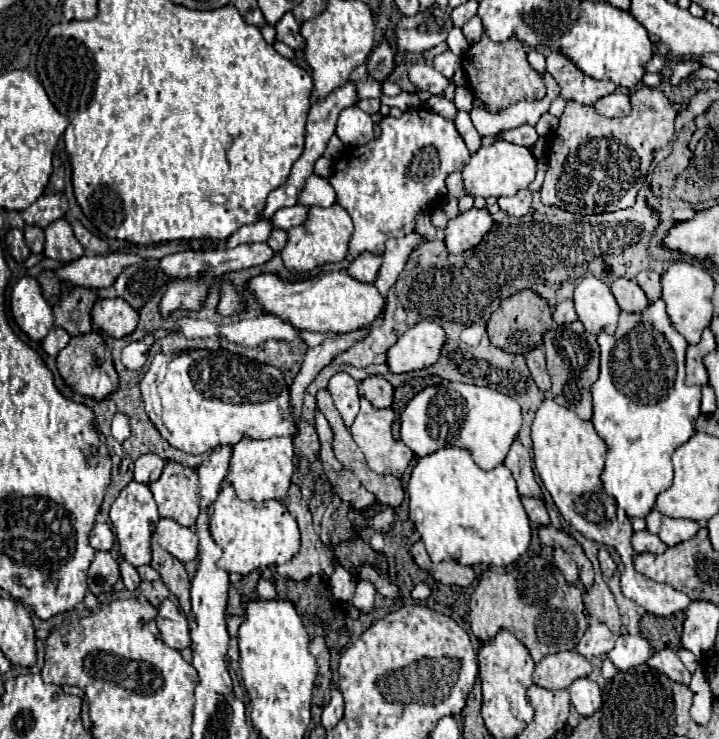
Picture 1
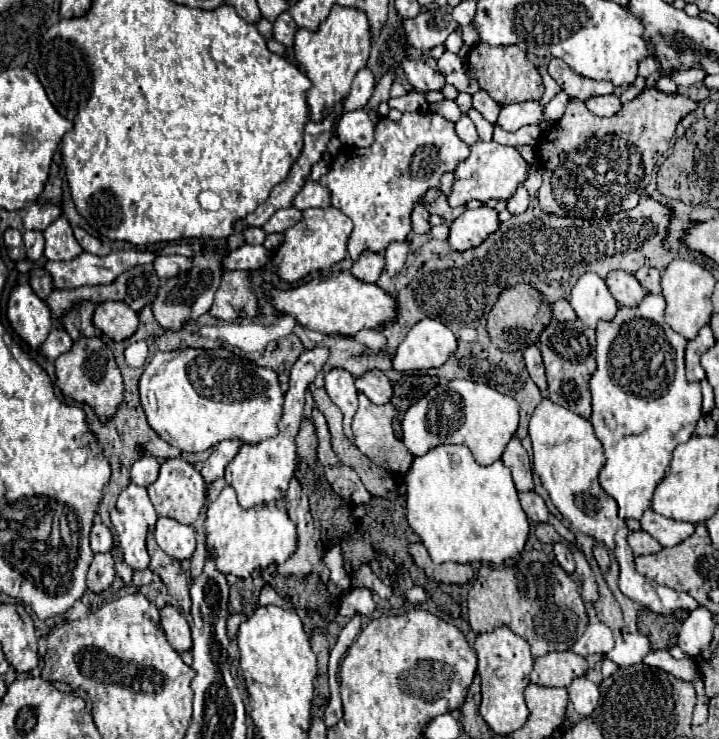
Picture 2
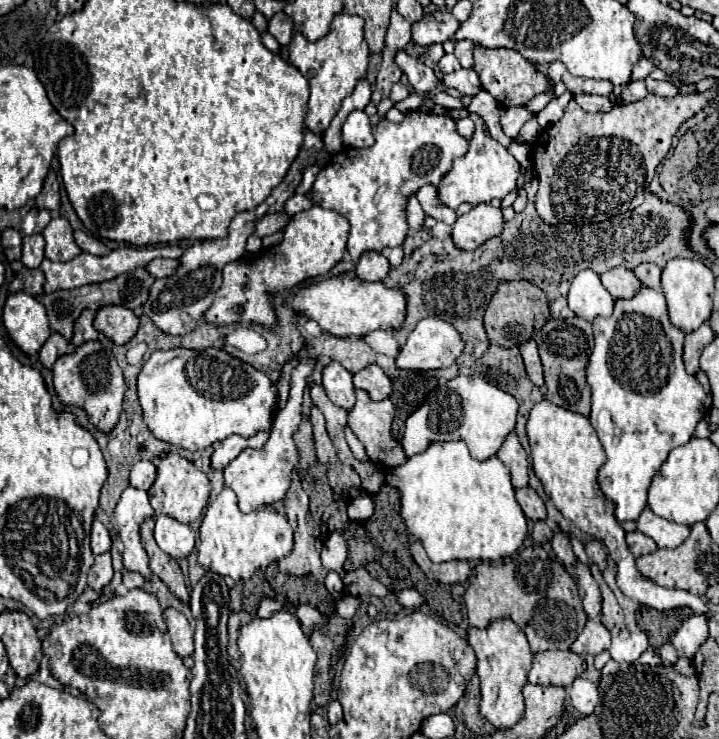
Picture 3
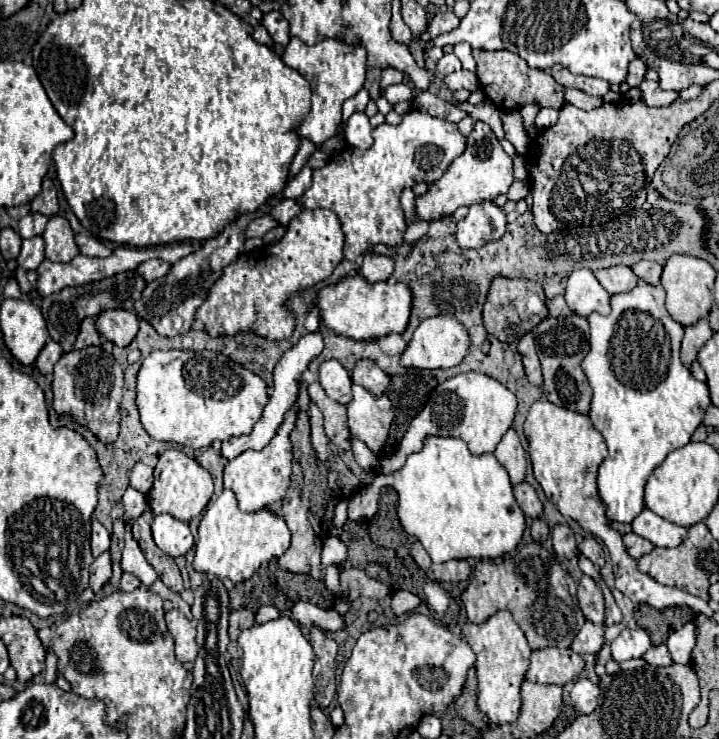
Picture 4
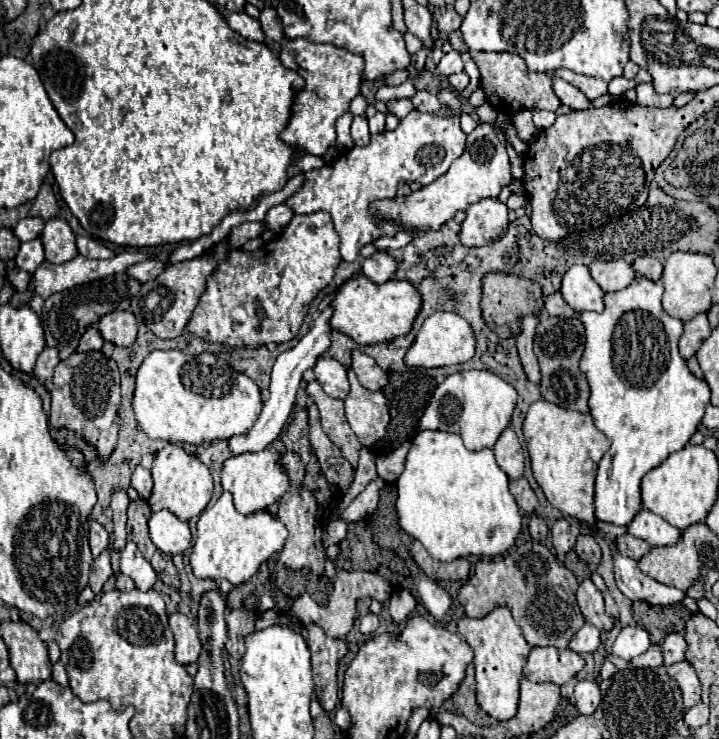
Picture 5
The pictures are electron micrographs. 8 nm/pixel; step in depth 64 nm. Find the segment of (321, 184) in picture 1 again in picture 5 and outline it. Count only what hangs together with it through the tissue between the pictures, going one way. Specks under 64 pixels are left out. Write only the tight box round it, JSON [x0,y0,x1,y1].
[264,204,294,232]

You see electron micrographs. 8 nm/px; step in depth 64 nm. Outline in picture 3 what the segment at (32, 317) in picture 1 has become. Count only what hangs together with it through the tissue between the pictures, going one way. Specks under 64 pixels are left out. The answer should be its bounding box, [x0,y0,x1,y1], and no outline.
[2,290,50,354]

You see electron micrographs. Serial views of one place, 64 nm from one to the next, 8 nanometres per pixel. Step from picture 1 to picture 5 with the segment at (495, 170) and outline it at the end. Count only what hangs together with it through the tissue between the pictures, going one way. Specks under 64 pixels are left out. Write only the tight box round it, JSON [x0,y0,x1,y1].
[372,124,512,230]

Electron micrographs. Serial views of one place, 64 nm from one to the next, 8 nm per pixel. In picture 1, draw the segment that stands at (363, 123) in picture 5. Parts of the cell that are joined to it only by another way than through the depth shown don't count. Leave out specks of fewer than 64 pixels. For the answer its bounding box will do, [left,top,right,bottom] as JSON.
[336,106,374,146]

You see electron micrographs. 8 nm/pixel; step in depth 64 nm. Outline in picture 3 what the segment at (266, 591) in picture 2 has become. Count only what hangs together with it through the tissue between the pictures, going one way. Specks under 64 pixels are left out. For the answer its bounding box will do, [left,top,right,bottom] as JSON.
[258,598,282,618]

